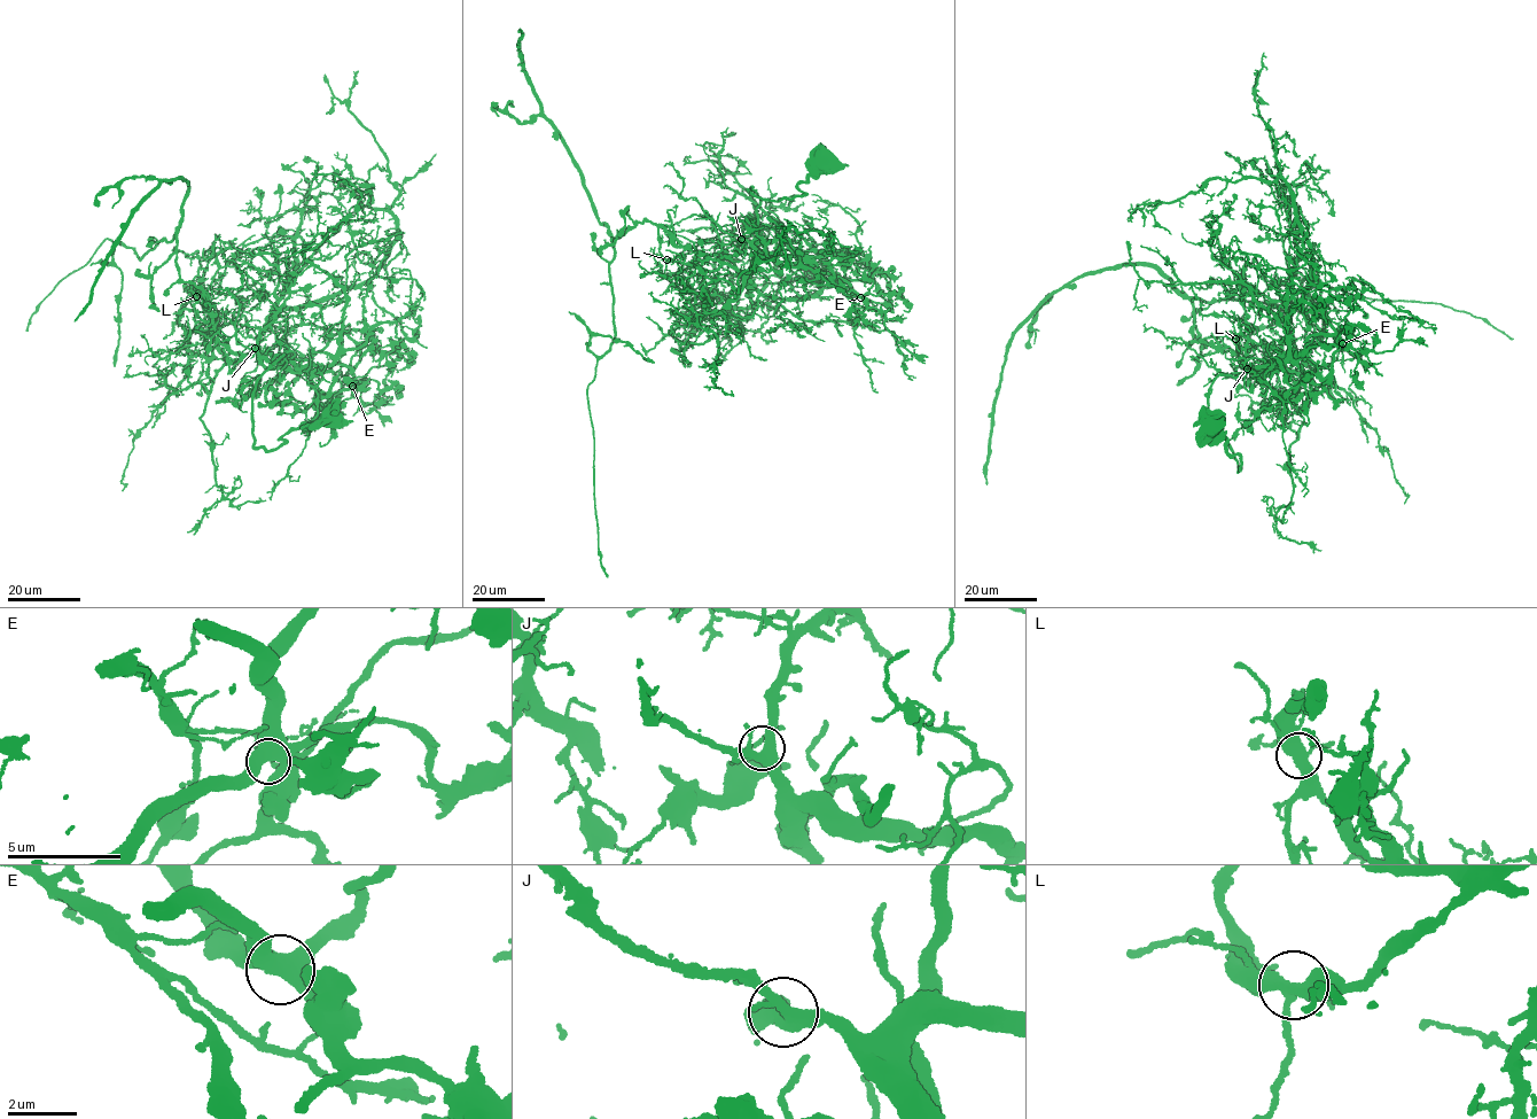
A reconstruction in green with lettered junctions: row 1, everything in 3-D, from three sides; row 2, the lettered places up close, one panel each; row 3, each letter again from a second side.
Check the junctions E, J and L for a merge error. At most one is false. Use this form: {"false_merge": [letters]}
{"false_merge": ["L"]}

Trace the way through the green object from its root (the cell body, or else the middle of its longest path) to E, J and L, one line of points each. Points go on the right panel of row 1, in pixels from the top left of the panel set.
E: (1214, 420), (1240, 469), (1209, 410), (1212, 382), (1292, 360), (1313, 334), (1334, 334), (1342, 343)
J: (1214, 420), (1240, 469), (1209, 393), (1219, 375), (1254, 372), (1247, 368)
L: (1214, 420), (1240, 469), (1209, 410), (1212, 382), (1281, 367), (1264, 373), (1243, 365), (1235, 339)

